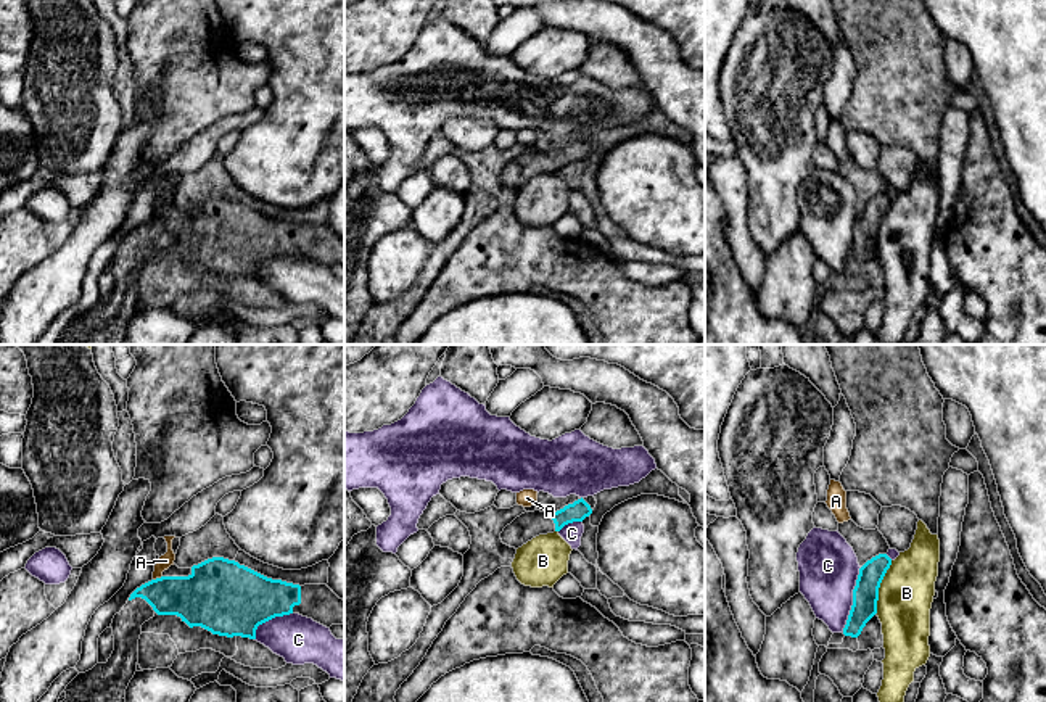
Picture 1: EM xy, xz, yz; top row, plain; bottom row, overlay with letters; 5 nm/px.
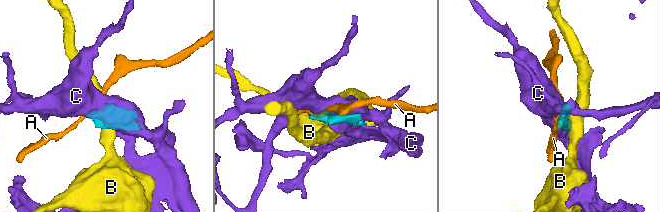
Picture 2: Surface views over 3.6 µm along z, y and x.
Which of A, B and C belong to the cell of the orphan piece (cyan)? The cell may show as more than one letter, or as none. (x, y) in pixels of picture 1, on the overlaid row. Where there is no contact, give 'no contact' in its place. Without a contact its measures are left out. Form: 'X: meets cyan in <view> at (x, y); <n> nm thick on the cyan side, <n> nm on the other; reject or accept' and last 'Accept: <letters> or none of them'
A: meets cyan in xy at (156, 578); 280 nm thick on the cyan side, 70 nm on the other; reject
B: meets cyan in yz at (879, 586); 130 nm thick on the cyan side, 280 nm on the other; reject
C: meets cyan in yz at (853, 599); 130 nm thick on the cyan side, 300 nm on the other; reject
Accept: none of them

